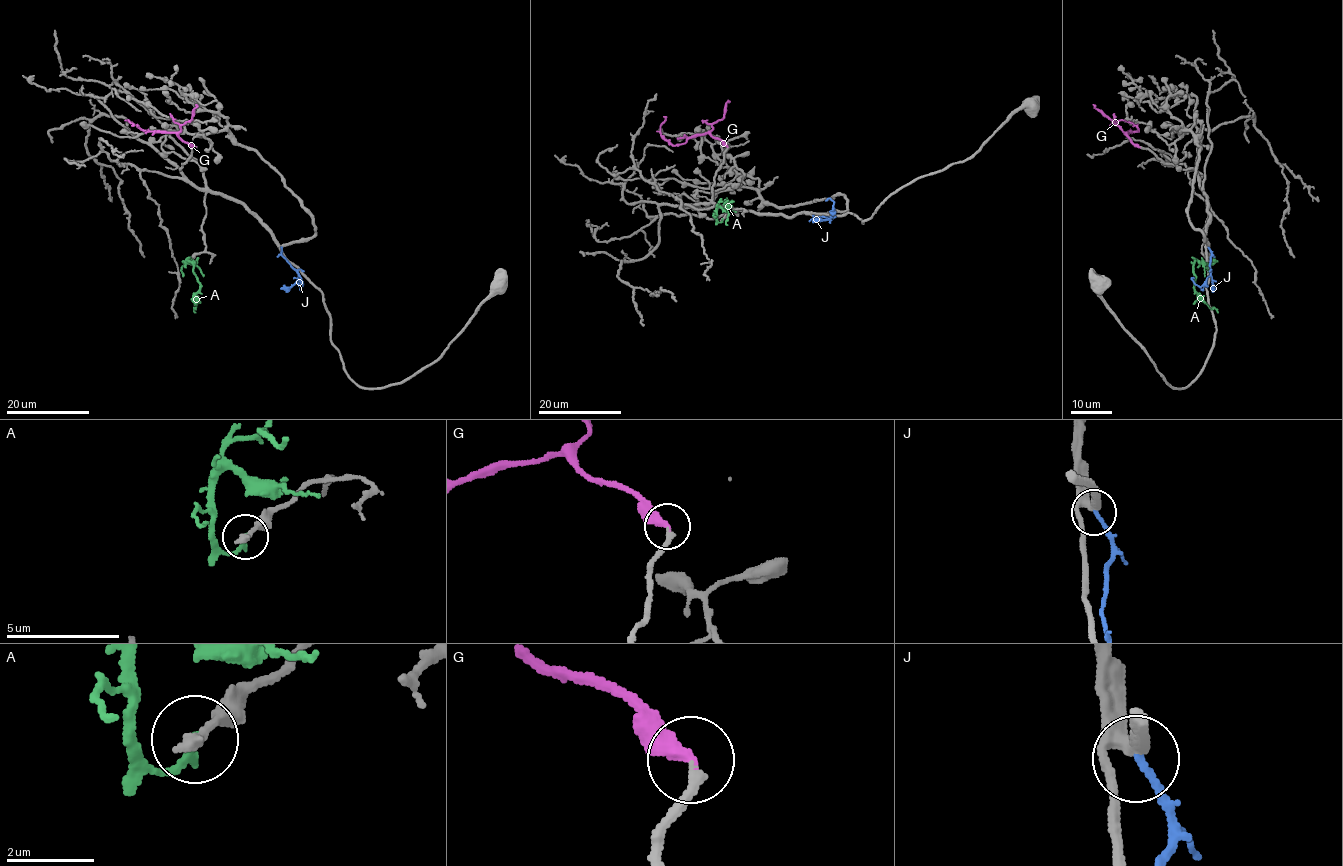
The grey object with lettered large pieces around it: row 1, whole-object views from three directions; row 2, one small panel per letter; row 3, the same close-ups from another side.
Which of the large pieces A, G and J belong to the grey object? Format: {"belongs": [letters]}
{"belongs": ["G"]}

